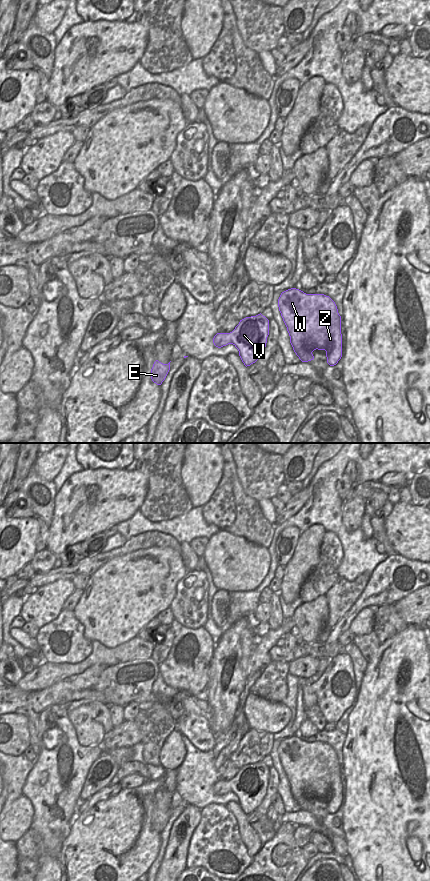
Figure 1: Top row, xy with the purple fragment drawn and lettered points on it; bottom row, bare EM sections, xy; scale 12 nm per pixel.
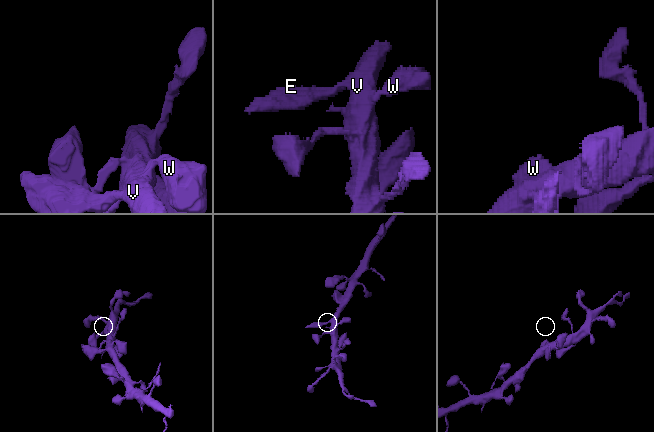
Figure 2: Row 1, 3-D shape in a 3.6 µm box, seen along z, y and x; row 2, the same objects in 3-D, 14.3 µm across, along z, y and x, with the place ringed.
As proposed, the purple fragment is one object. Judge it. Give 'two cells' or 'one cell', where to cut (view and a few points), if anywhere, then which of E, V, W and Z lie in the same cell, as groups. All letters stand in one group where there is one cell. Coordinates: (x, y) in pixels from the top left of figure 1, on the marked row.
one cell | no cut | E V W Z

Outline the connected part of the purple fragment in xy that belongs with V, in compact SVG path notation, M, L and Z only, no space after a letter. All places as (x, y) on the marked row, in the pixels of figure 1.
M261 313L246 317L230 333L217 333L213 338L216 347L233 344L244 365L255 363L264 351L269 335L269 320Z

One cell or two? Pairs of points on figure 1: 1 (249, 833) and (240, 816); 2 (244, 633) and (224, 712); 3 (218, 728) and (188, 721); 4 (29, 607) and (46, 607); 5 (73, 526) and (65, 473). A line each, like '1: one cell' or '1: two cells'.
1: one cell
2: one cell
3: two cells
4: one cell
5: two cells

